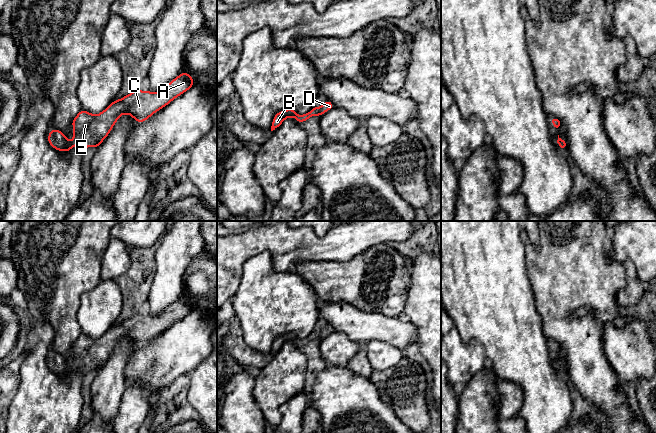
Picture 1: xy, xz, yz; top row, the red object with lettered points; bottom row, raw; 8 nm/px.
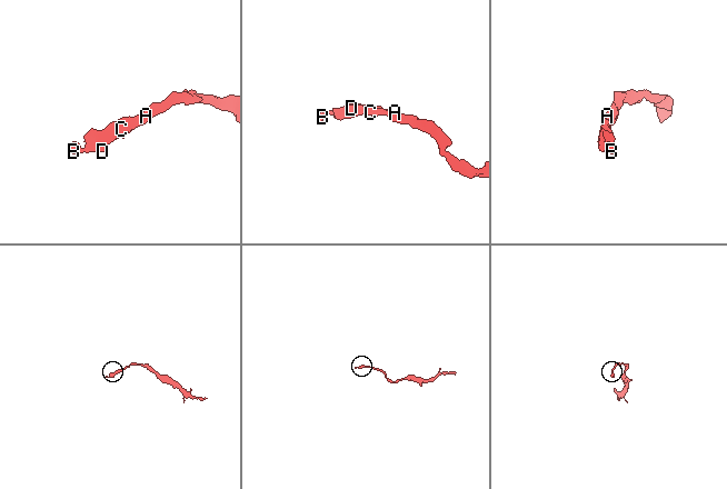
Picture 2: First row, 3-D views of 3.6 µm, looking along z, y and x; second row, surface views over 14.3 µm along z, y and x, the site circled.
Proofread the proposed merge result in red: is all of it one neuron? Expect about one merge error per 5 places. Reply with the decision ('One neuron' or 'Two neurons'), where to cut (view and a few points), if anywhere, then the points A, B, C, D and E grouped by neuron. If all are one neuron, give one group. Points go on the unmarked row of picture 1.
One neuron. No split. Groups: A B C D E

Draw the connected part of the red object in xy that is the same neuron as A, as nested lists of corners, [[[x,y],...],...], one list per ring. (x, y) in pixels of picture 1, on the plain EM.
[[[182,296],[158,316],[136,313],[120,324],[114,324],[98,339],[81,334],[72,345],[72,365],[68,365],[60,354],[52,353],[48,359],[48,366],[54,373],[62,376],[70,375],[76,369],[83,373],[97,372],[122,338],[131,339],[136,346],[145,346],[158,334],[192,312],[193,306],[194,303],[188,297]]]

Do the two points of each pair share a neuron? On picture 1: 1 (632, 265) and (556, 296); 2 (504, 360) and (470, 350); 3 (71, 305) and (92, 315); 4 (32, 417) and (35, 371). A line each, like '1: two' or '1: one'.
1: two
2: two
3: two
4: one

